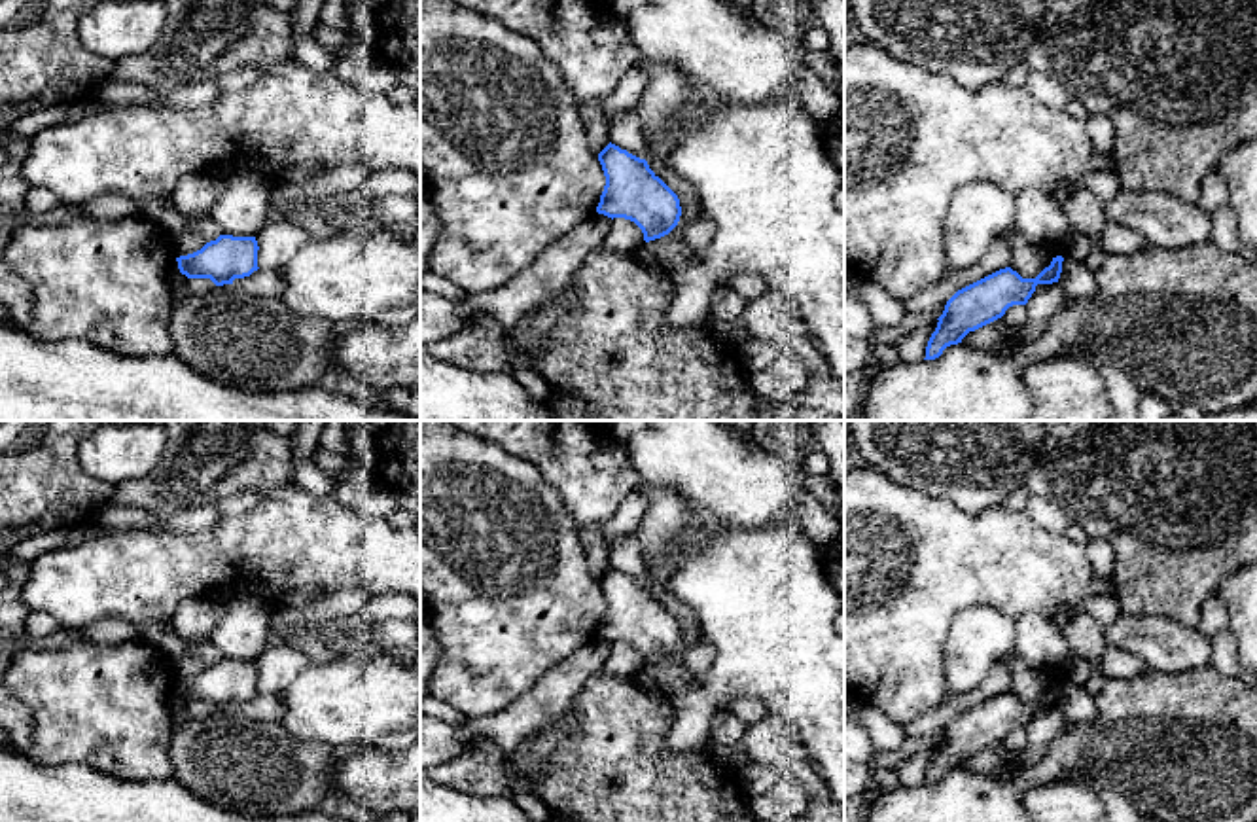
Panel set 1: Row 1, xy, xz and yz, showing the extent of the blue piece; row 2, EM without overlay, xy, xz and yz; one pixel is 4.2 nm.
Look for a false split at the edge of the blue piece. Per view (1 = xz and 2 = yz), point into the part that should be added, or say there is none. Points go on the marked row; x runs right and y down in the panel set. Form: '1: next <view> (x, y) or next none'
1: next none
2: next none

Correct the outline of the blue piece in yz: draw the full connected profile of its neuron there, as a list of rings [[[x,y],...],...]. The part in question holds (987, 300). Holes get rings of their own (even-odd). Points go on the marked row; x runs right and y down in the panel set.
[[[1062,256],[1053,258],[1036,278],[1022,278],[1005,267],[958,290],[937,318],[924,360],[939,358],[947,347],[962,343],[969,331],[1001,318],[1009,307],[1026,305],[1037,284],[1058,282],[1062,261]]]

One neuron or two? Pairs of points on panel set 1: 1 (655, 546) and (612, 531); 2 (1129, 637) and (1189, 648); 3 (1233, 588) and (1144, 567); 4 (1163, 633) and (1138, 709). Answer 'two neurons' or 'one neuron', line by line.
1: two neurons
2: one neuron
3: two neurons
4: two neurons

